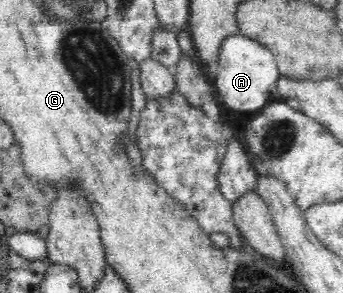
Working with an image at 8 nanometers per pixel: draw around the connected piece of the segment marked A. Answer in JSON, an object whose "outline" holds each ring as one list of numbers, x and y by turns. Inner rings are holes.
{"outline":[[240,33,226,37,214,70,215,87,226,107,240,109,240,111,262,109,270,102,272,89,282,76,274,54,262,44]]}

